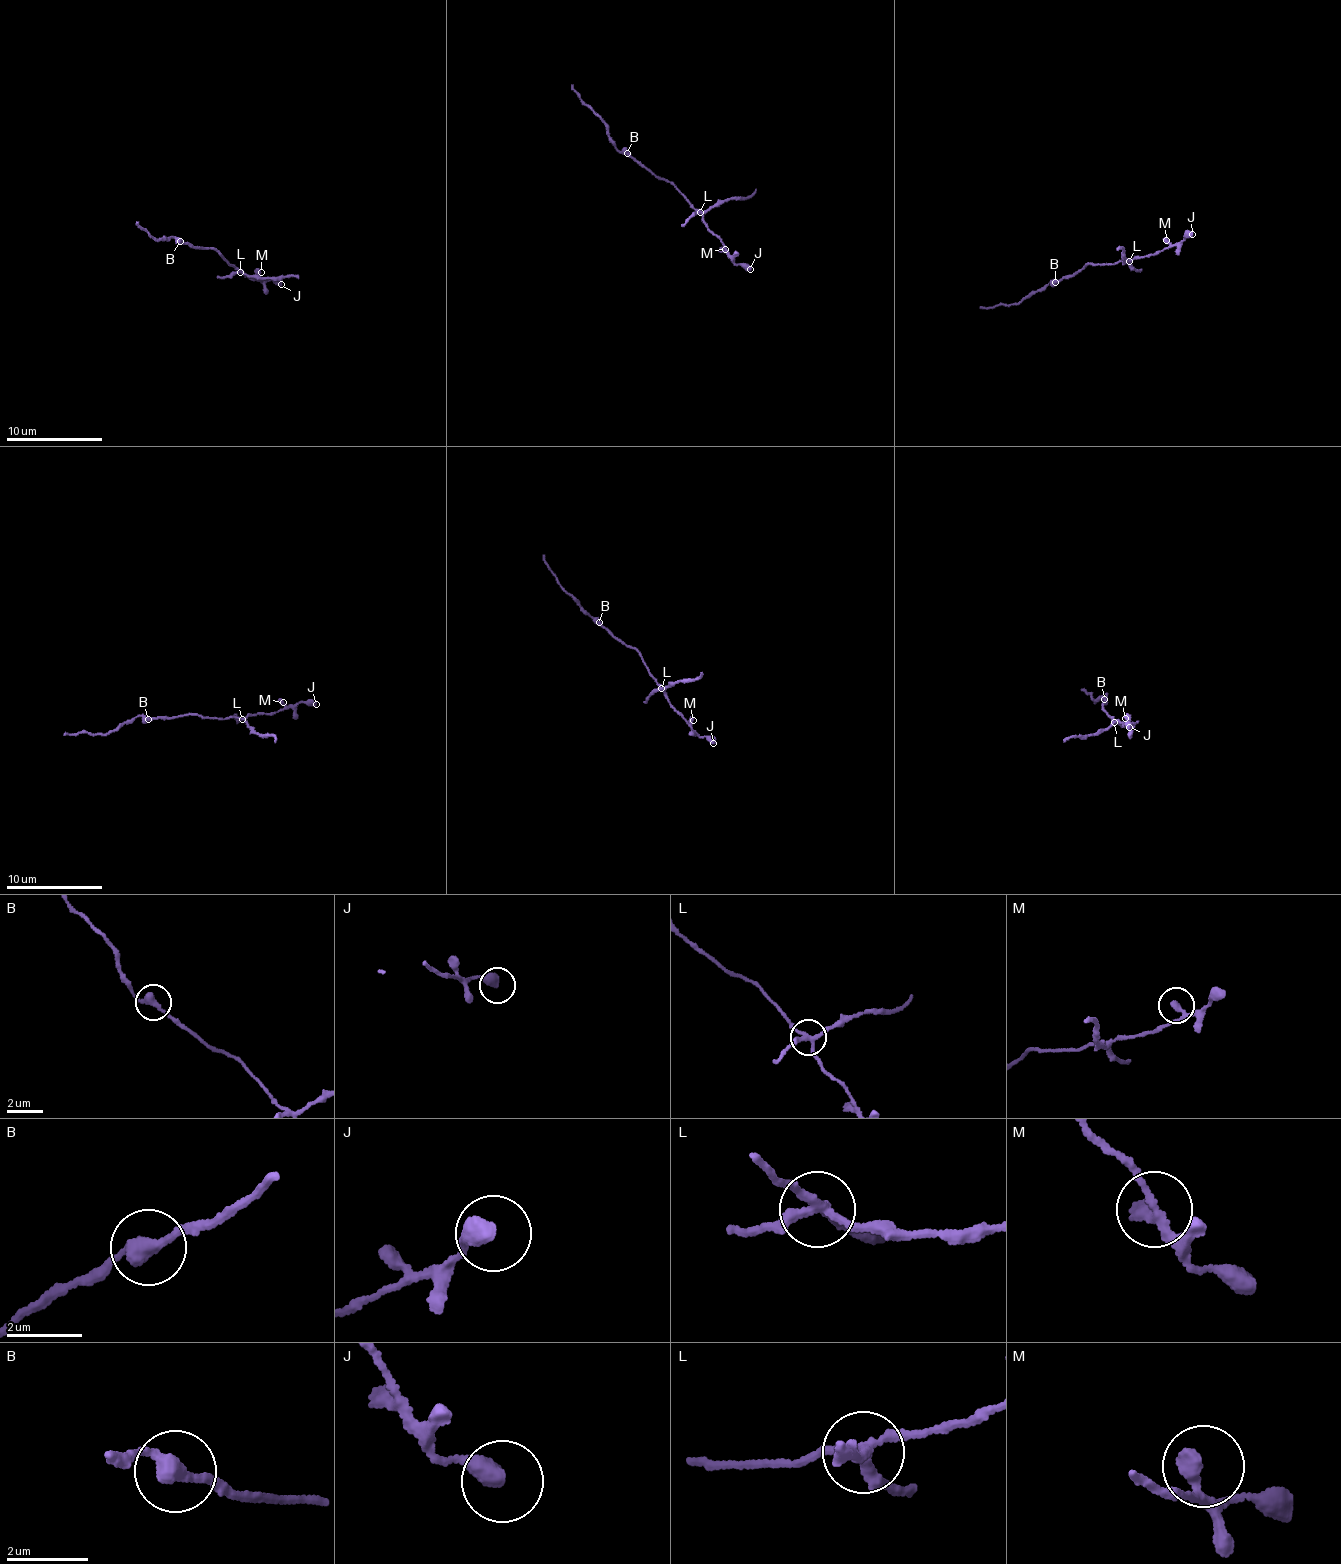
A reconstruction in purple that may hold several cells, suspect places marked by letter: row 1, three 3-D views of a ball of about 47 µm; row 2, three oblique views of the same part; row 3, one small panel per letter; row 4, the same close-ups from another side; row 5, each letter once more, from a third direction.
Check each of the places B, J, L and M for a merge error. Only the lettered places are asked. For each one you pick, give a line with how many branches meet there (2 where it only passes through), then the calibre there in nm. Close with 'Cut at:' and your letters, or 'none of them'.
B: Branches: 2. Thickness 360 nm
L: Branches: 4. Thickness 240 nm
Cut at: B, L

